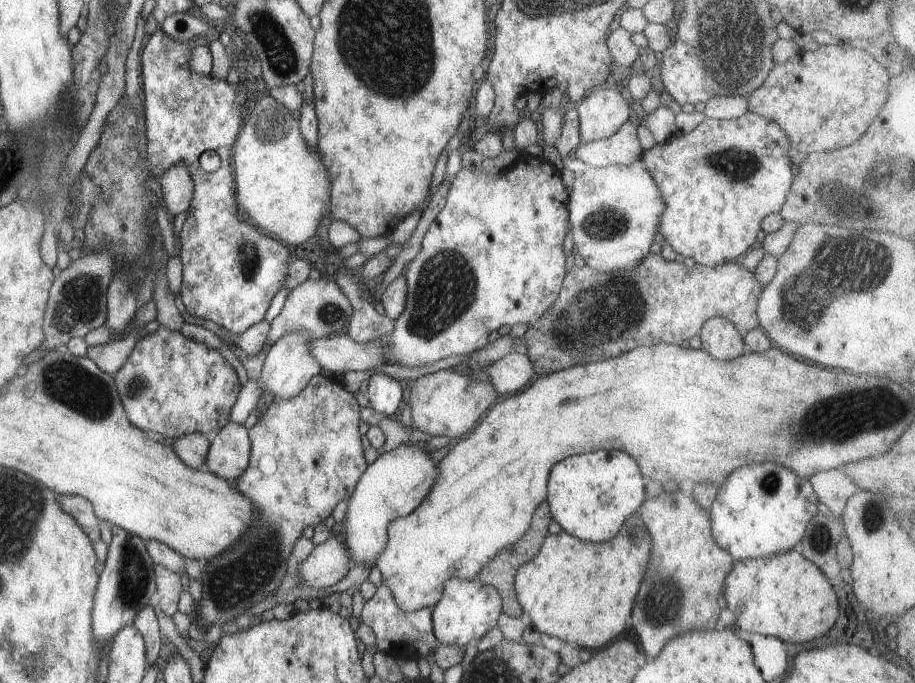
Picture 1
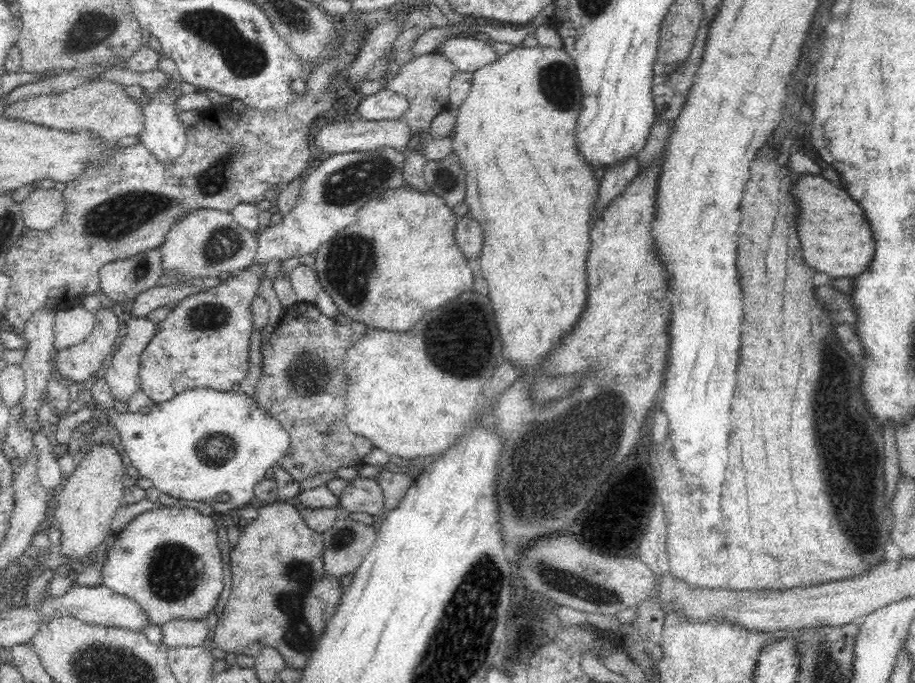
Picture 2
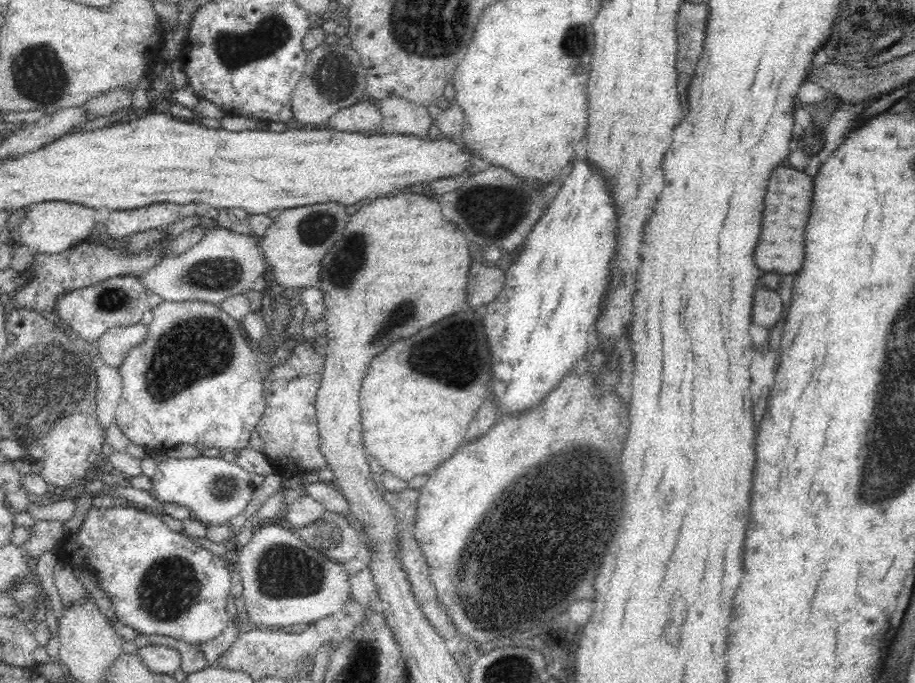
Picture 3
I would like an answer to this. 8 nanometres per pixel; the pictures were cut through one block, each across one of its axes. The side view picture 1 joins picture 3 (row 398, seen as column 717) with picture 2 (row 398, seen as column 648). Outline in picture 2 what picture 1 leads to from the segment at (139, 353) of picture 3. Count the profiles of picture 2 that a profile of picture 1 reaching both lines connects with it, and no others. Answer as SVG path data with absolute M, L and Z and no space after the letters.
M250 265L229 274L216 288L184 298L166 318L157 322L152 340L140 354L141 390L156 404L166 402L185 390L207 388L228 392L238 388L250 369L251 303L266 265Z

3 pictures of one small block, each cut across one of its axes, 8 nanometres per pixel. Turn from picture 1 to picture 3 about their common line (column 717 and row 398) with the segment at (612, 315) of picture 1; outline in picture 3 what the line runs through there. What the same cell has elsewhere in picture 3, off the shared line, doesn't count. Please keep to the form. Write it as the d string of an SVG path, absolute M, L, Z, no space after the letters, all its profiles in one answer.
M302 342L280 368L264 376L265 412L257 433L264 440L264 453L271 466L282 473L302 474L306 469L326 468L327 462L319 449L316 401L323 377L325 357L318 355L314 345Z

